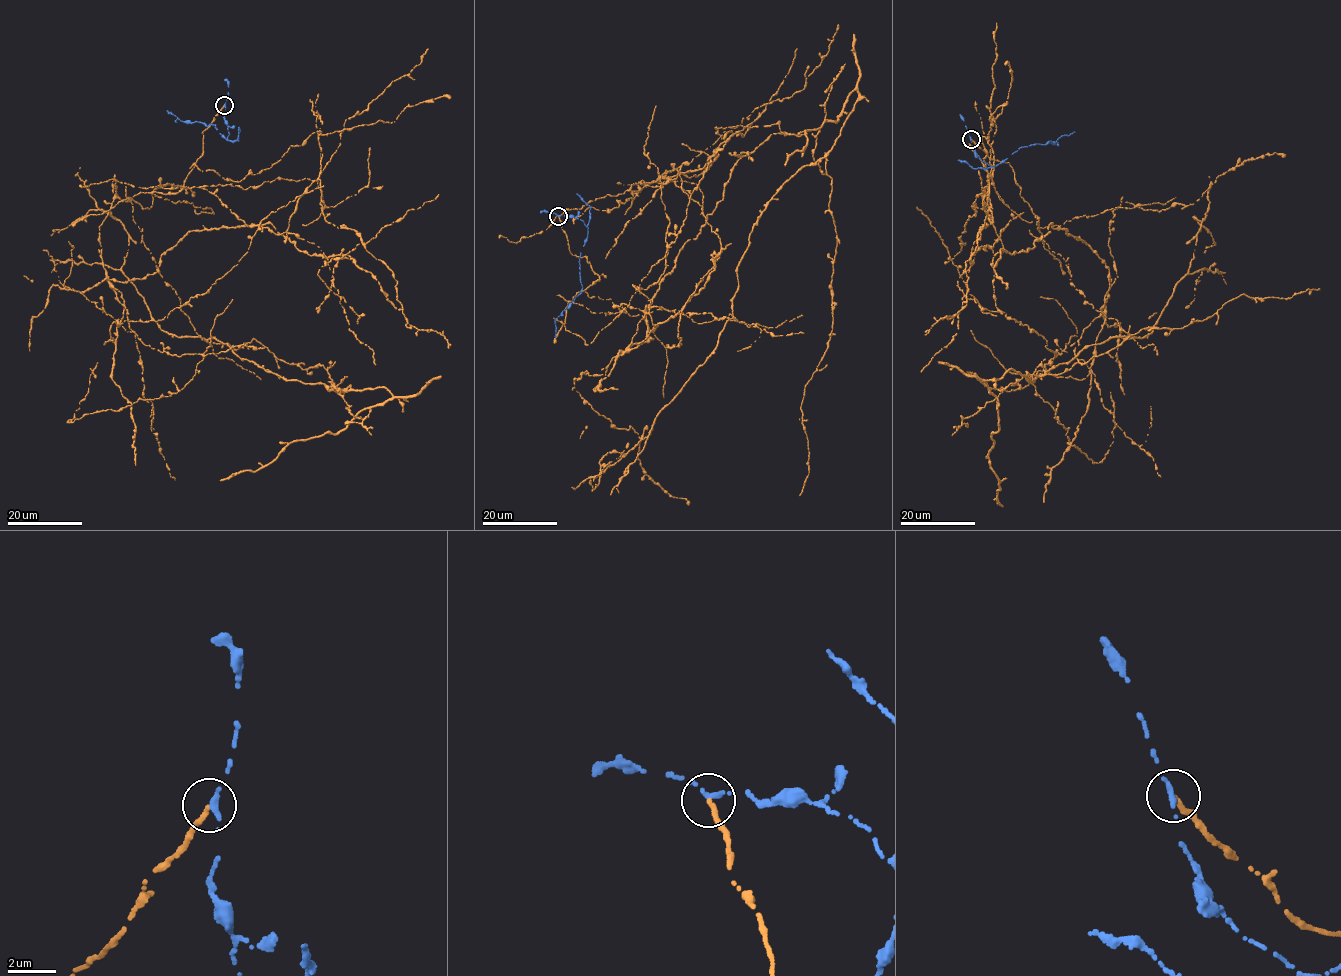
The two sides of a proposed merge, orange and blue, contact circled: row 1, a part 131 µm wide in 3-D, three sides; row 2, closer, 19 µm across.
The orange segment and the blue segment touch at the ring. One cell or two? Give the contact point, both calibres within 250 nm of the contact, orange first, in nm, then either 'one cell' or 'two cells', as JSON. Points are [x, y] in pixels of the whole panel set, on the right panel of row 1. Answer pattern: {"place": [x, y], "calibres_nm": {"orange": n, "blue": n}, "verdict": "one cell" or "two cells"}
{"place": [971, 139], "calibres_nm": {"orange": 240, "blue": 320}, "verdict": "two cells"}

